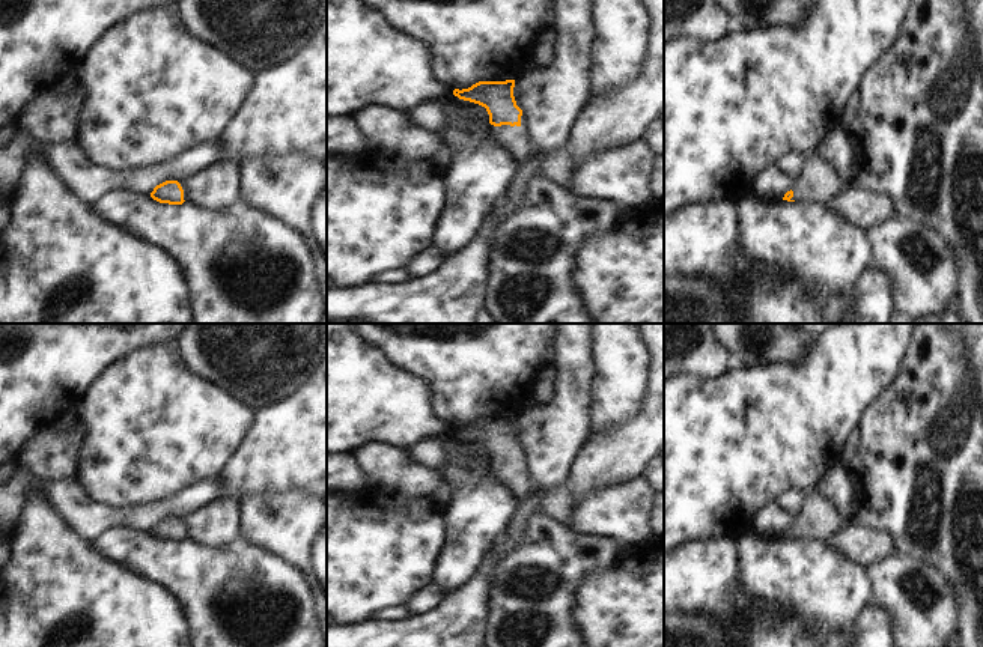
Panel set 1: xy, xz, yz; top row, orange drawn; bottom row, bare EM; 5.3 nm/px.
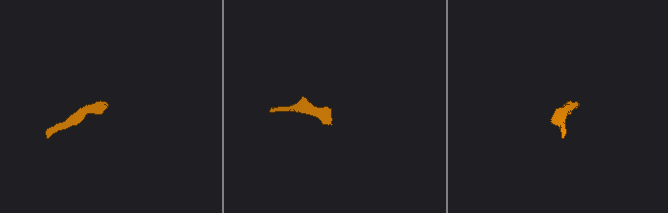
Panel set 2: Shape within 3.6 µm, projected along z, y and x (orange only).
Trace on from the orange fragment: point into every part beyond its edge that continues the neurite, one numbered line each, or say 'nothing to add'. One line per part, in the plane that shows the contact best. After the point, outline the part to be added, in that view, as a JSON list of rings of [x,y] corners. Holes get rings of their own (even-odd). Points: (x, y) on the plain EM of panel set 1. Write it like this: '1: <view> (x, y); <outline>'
1: xz (557, 503); [[[521,453],[519,463],[494,463],[489,460],[486,474],[504,486],[516,500],[522,500],[531,492],[539,492],[533,486],[524,453]],[[566,483],[545,489],[539,494],[542,498],[542,512],[558,524],[568,525],[575,503],[566,488]]]

